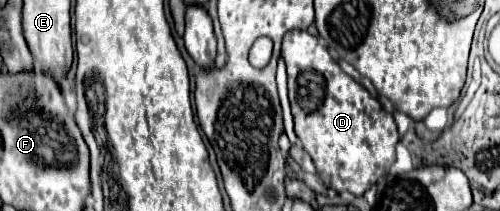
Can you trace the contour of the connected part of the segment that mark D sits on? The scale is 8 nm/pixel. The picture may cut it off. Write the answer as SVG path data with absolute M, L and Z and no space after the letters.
M289 31L283 39L281 53L287 63L295 133L303 149L311 155L319 177L337 193L349 191L363 195L395 163L399 133L393 115L363 85L349 77L317 37L307 31Z

